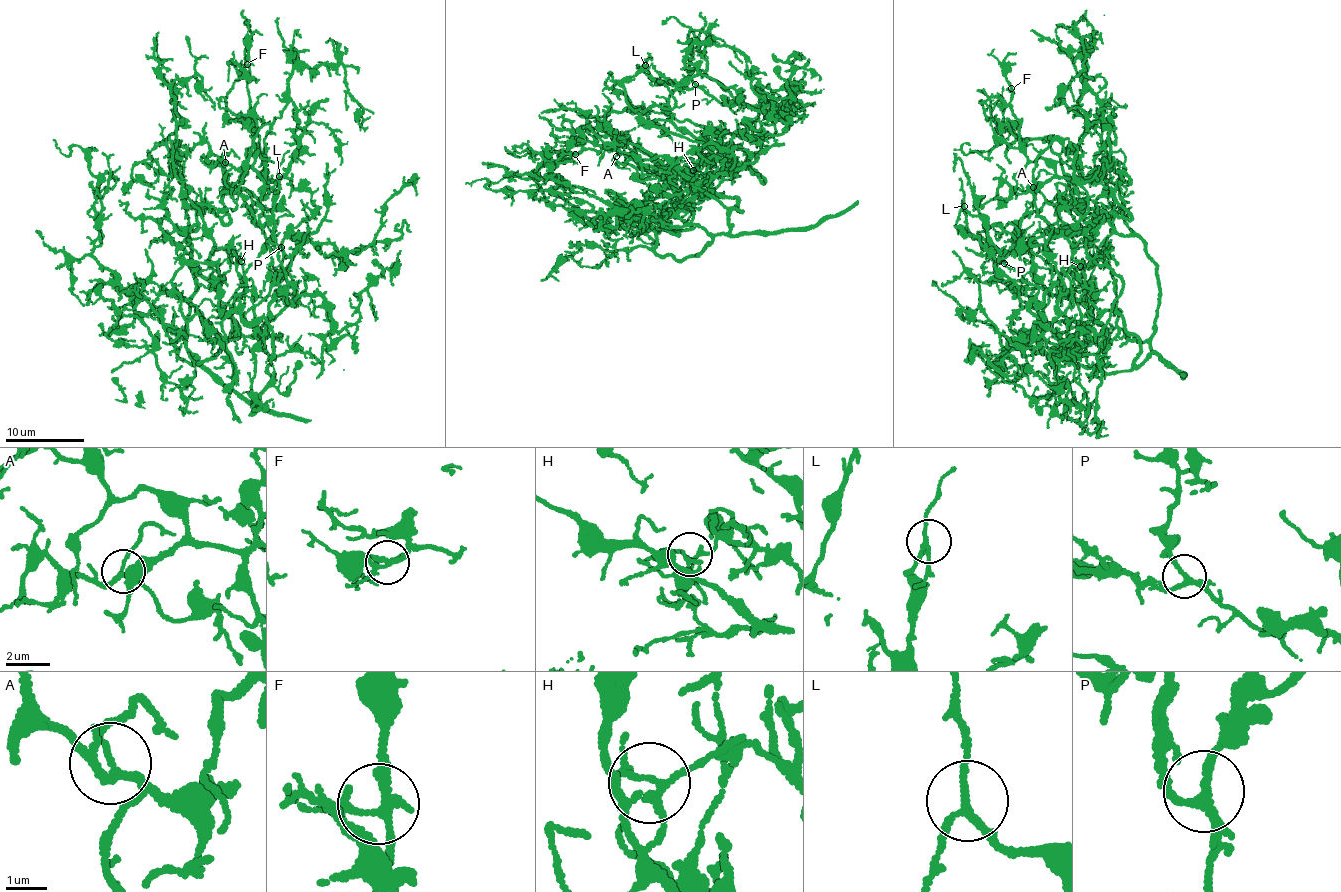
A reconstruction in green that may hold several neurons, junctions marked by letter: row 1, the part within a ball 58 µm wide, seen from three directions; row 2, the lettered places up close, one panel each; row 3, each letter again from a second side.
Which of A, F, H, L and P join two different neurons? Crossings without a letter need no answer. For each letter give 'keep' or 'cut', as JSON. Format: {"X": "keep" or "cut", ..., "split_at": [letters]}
{"A": "keep", "F": "keep", "H": "keep", "L": "keep", "P": "keep", "split_at": []}

